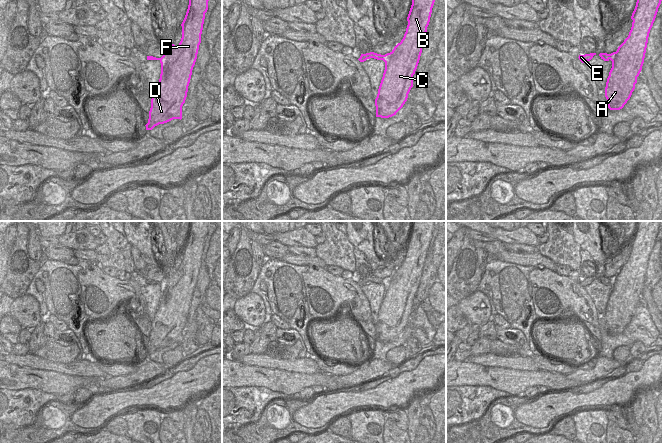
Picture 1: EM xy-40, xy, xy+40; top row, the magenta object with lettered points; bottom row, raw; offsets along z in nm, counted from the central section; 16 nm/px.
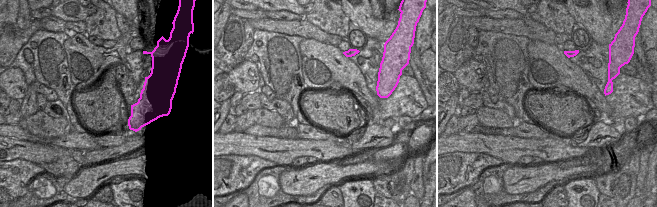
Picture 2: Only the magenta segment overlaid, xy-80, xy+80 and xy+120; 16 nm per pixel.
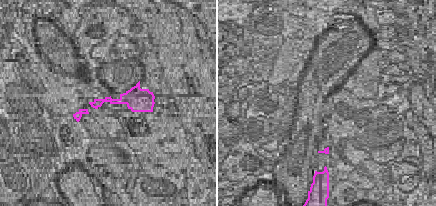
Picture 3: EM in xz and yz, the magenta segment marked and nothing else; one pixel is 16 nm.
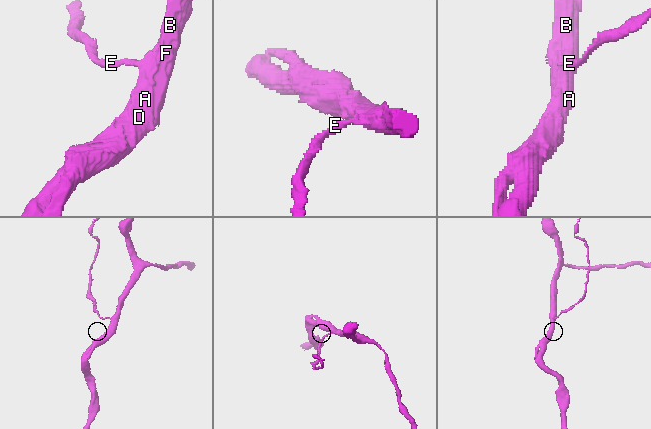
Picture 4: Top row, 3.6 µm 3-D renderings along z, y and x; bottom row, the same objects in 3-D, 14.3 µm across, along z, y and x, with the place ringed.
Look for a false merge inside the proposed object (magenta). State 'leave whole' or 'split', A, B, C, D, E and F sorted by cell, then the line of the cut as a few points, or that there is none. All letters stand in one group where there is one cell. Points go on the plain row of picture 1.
split; groups A B C D F / E; cut xy (382, 279), (383, 283)

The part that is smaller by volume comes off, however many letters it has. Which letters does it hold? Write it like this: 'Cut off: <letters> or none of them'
Cut off: E

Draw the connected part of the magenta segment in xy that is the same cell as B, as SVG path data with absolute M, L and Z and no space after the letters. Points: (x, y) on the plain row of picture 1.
M413 221L407 241L408 249L403 263L394 273L383 279L385 294L375 323L376 341L389 342L403 331L413 311L413 299L422 277L423 267L430 246L435 221Z

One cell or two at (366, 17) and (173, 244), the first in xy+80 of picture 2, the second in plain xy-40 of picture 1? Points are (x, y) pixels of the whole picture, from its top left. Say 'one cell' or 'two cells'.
two cells

